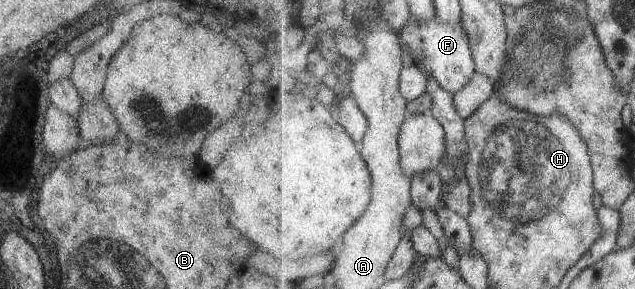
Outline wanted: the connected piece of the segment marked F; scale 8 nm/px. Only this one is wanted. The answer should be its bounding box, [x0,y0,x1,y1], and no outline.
[401,18,476,94]

